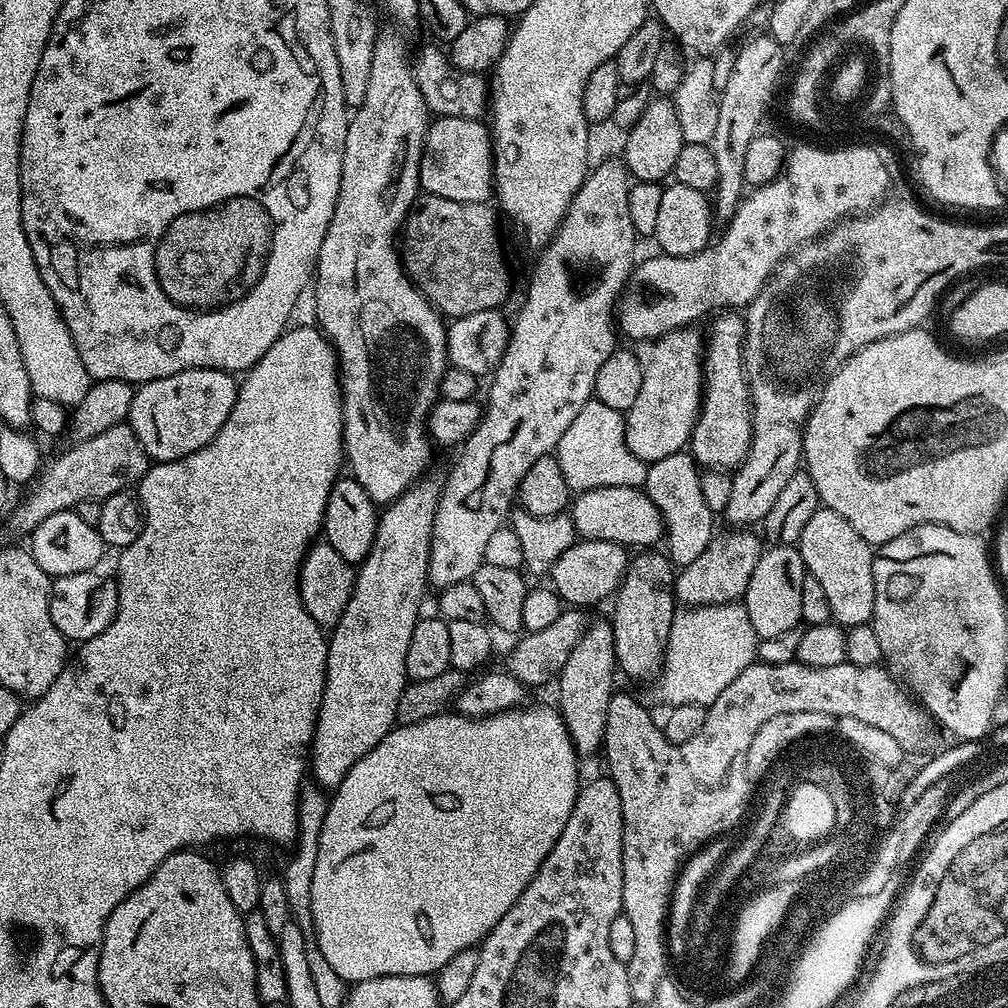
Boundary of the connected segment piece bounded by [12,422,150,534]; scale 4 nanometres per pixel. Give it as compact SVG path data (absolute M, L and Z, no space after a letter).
M126 422L118 426L110 426L110 430L102 430L102 434L89 440L73 443L71 446L73 448L66 449L49 468L47 465L40 472L34 487L31 489L33 492L13 510L12 528L14 531L31 534L38 525L46 522L46 518L50 518L50 514L76 510L81 507L79 504L84 504L87 500L99 502L119 492L135 489L150 467L148 456L142 450L138 438L134 438L134 430Z

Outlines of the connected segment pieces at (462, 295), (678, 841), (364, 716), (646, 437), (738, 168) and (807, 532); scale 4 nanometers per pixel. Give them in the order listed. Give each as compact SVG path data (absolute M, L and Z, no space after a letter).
M420 194L402 225L402 239L398 244L402 267L416 289L445 317L455 318L478 314L478 310L499 309L500 303L508 296L508 268L504 265L500 228L496 225L498 212L495 207L488 207L492 206L487 203L454 202L450 198Z
M753 662L718 694L713 704L707 705L706 722L702 730L681 744L669 744L664 736L664 729L652 721L652 716L626 692L613 691L610 706L606 710L604 743L602 757L608 763L607 775L618 786L618 798L622 798L622 915L630 918L634 929L634 954L626 965L630 994L637 1005L651 1005L656 999L658 982L666 978L670 968L666 925L669 916L669 904L672 892L685 861L693 853L699 853L707 840L728 832L740 820L744 812L744 803L748 800L748 769L744 767L746 754L754 734L770 718L778 714L830 714L833 718L845 716L858 718L869 726L878 726L885 734L890 734L902 746L906 753L913 754L932 736L934 721L924 705L917 702L902 687L899 680L888 671L887 667L854 666L842 663L838 666L806 666L799 662L788 664L766 664Z
M428 479L413 484L379 513L372 552L359 565L350 602L327 637L326 682L310 745L310 776L325 790L337 788L342 778L346 778L350 766L374 750L374 746L378 746L378 742L397 727L398 698L402 698L404 685L409 683L406 646L410 646L410 634L414 634L414 626L421 615L420 599L424 596L428 579L434 514L440 501L441 485Z
M687 326L676 328L651 343L650 354L645 359L641 389L638 390L634 404L625 413L624 441L630 452L644 463L658 461L670 454L683 451L691 441L693 427L700 415L700 404L703 400L703 337Z
M756 34L752 41L737 51L734 70L718 96L718 126L710 145L714 162L718 165L718 178L714 189L714 216L717 221L727 222L734 218L736 207L746 195L746 149L758 135L760 123L772 104L776 83L786 61L785 49L773 36Z
M820 506L806 524L806 528L802 530L798 547L804 559L807 575L818 578L818 583L822 585L822 590L826 593L826 599L830 602L832 620L845 629L869 623L874 614L873 545L866 543L862 534L858 534L858 530L854 530L854 526L846 522L846 518L834 514L834 510Z

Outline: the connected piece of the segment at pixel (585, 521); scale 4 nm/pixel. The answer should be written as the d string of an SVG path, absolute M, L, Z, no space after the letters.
M606 486L579 493L571 501L570 515L577 537L586 540L605 540L623 544L632 550L648 550L661 543L665 535L664 519L650 502L648 493L639 488Z

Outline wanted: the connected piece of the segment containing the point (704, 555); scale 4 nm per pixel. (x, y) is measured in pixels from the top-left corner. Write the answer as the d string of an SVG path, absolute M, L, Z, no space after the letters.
M728 530L713 535L712 541L694 558L676 572L676 599L681 605L697 608L707 604L731 604L739 601L750 586L750 574L758 566L762 543L752 530Z

